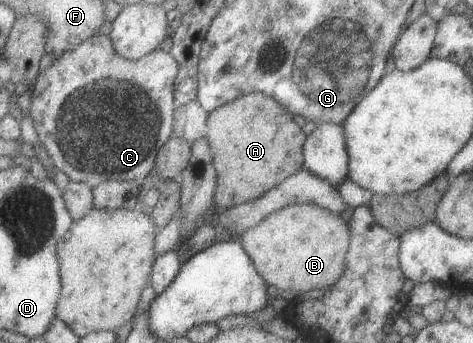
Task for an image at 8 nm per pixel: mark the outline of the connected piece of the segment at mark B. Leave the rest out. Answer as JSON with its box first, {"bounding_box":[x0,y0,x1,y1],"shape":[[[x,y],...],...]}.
{"bounding_box":[240,202,351,296],"shape":[[[307,202],[272,212],[259,226],[242,234],[240,240],[265,282],[276,287],[282,295],[301,296],[313,288],[332,287],[346,273],[351,229],[340,214],[315,202]]]}

